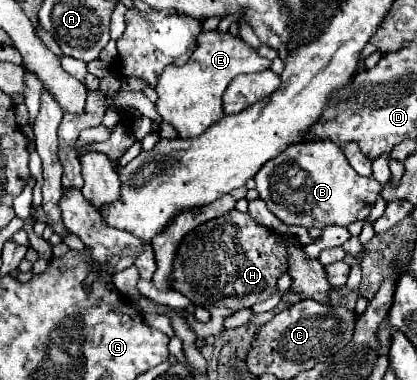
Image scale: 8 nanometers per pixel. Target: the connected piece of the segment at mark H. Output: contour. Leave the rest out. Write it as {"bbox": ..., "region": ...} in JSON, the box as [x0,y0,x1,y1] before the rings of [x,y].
{"bbox":[171,210,287,338],"region":[[[231,210],[221,218],[201,224],[181,240],[173,260],[171,288],[195,304],[207,306],[211,322],[197,330],[201,338],[209,338],[223,330],[223,320],[227,316],[267,300],[275,292],[277,278],[285,270],[287,246],[275,236],[275,232],[257,224],[249,214]]]}

